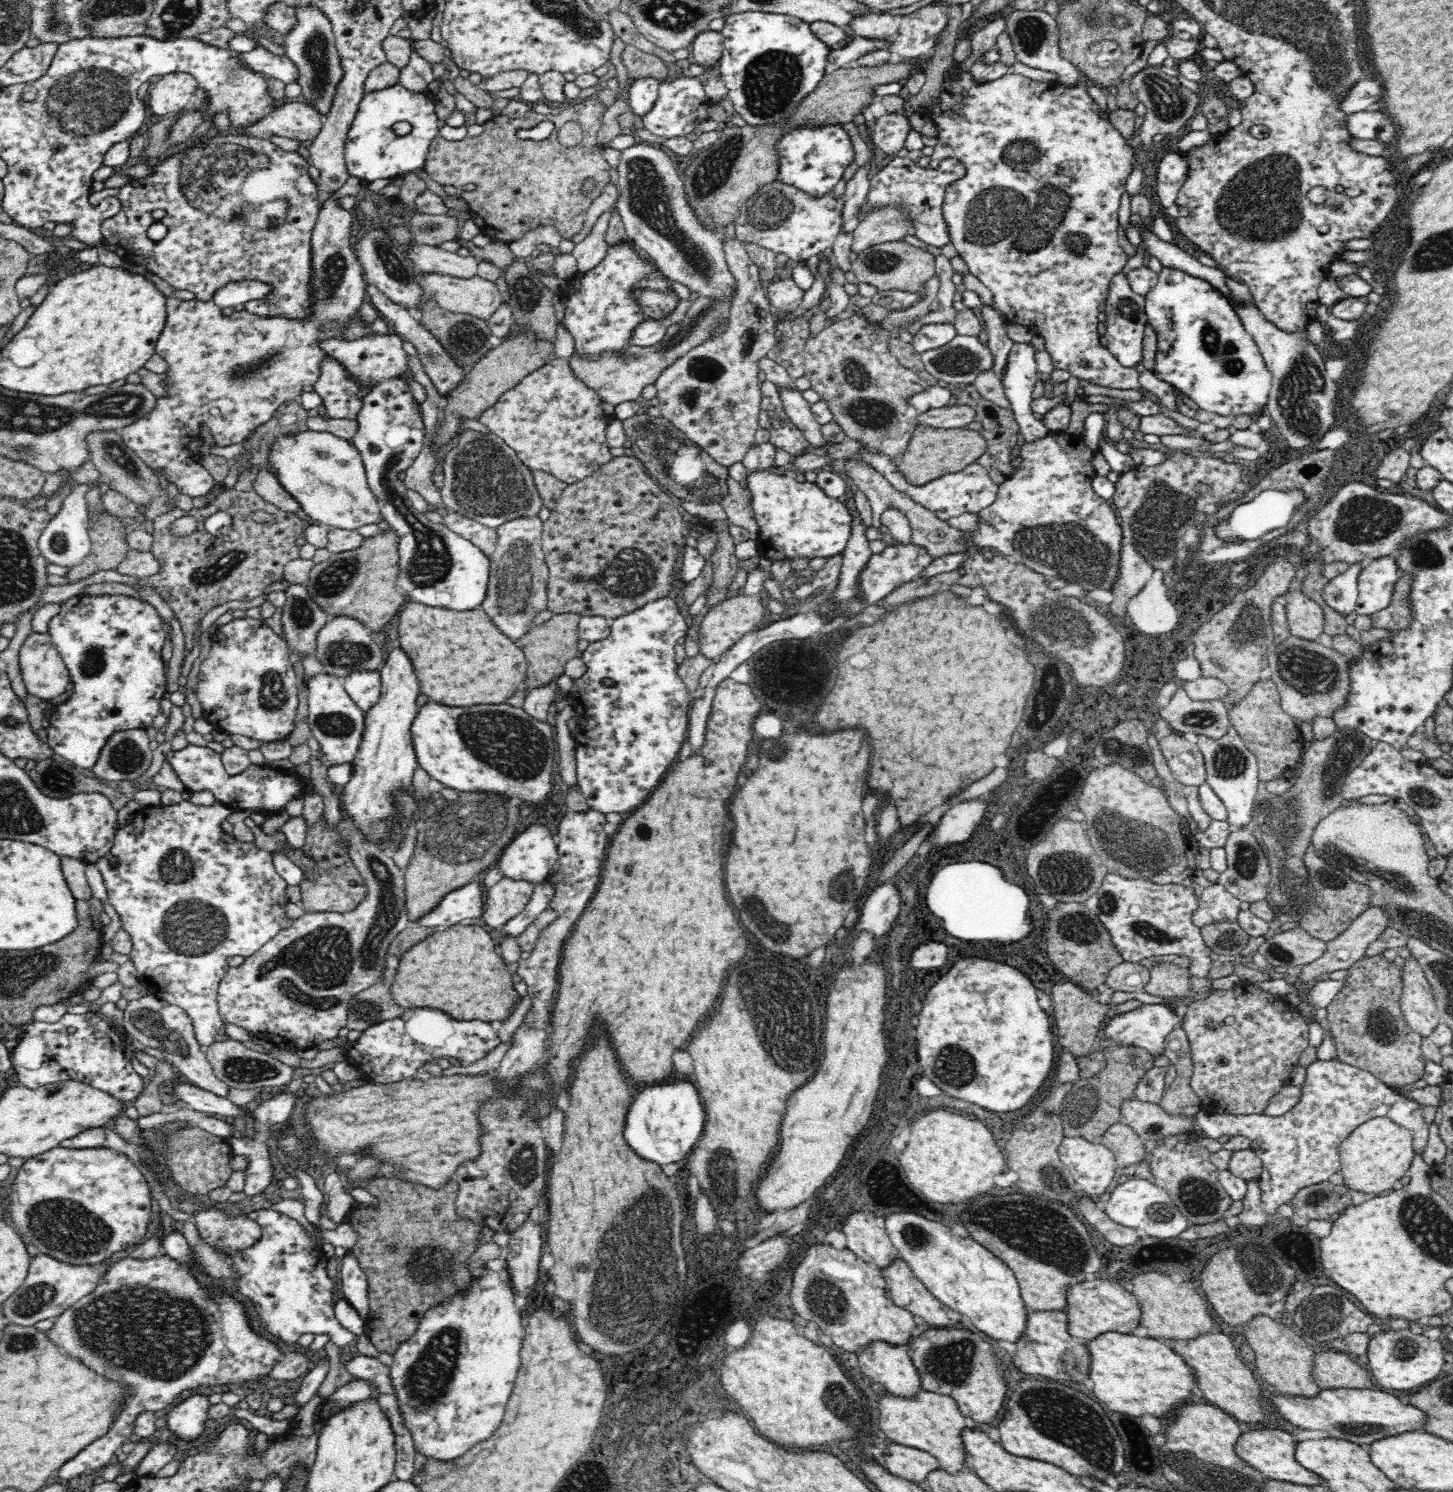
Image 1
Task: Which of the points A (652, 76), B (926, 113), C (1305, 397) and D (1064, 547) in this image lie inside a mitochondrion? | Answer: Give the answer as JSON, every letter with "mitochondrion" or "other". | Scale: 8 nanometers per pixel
{"A":"other","B":"other","C":"mitochondrion","D":"mitochondrion"}

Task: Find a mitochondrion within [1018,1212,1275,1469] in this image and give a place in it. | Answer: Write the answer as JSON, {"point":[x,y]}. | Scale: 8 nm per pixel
{"point":[1124,1434]}

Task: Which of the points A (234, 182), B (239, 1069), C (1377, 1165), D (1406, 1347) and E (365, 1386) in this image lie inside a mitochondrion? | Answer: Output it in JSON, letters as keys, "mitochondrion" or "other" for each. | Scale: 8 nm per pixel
{"A":"mitochondrion","B":"mitochondrion","C":"other","D":"mitochondrion","E":"other"}

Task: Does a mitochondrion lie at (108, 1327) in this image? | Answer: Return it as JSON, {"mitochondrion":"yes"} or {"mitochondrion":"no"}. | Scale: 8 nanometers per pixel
{"mitochondrion":"yes"}

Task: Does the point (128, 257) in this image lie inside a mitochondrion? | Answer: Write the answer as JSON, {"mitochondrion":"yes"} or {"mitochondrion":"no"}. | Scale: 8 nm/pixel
{"mitochondrion":"no"}

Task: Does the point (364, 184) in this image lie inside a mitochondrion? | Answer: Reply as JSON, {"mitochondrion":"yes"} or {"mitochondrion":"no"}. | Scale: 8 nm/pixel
{"mitochondrion":"no"}

